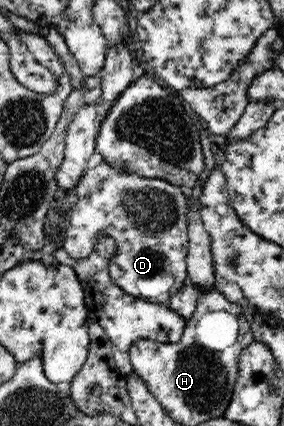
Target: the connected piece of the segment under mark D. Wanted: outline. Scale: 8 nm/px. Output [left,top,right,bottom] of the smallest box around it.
[62,160,189,305]

